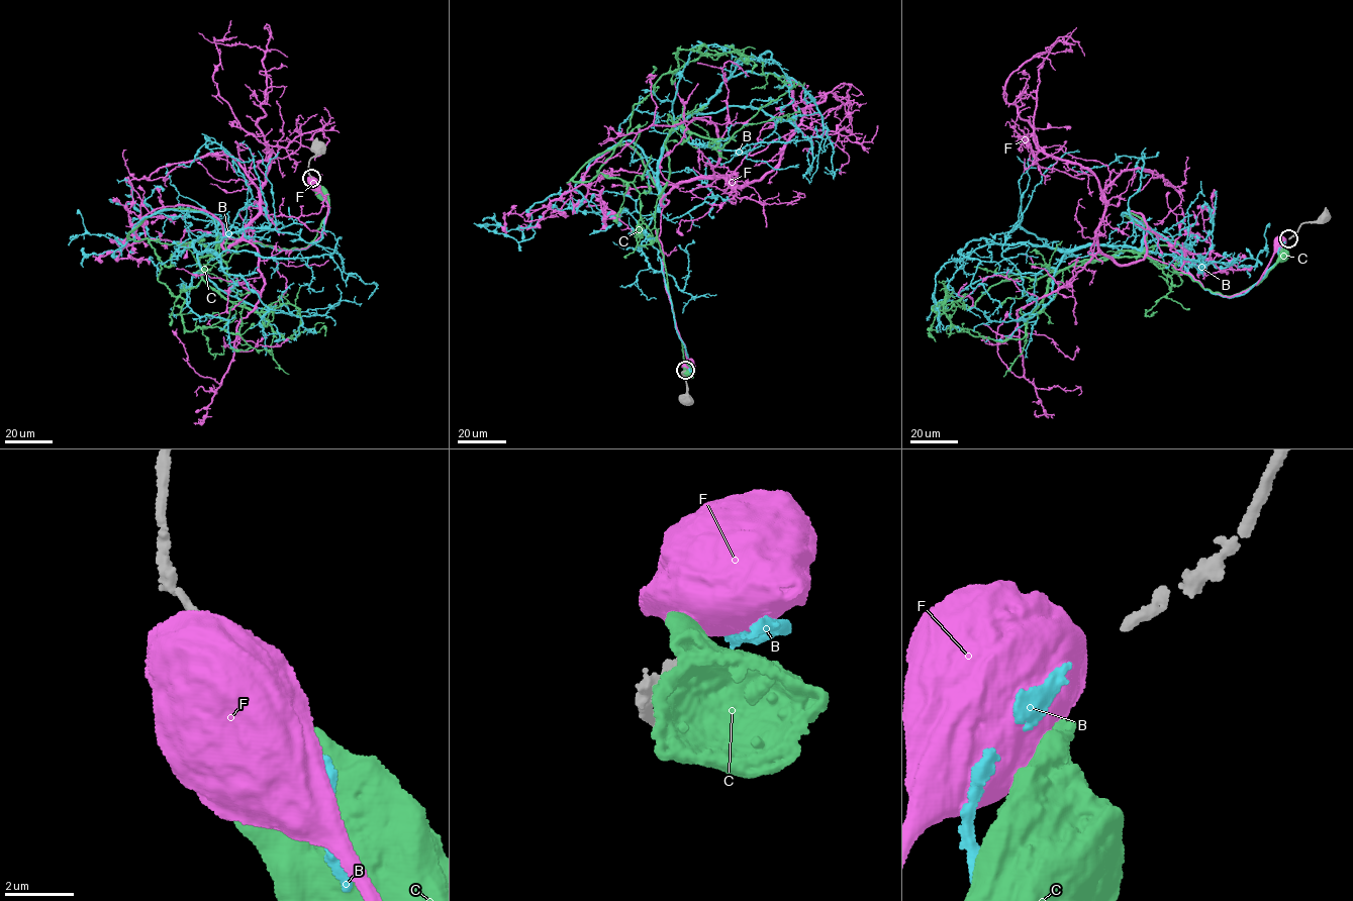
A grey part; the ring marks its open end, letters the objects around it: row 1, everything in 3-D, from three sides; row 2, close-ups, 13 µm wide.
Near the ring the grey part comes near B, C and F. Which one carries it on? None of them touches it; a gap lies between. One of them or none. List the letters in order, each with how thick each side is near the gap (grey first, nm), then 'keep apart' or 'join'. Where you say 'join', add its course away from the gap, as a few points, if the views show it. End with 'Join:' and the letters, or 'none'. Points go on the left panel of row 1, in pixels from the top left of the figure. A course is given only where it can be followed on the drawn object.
B: 280 nm thick on the grey side, 340 nm on the other; join; it runs (314, 180), (329, 210), (304, 249), (191, 241), (326, 254), (345, 280), (375, 284), (368, 299)
C: 280 nm thick on the grey side, 480 nm on the other; keep apart
F: 280 nm thick on the grey side, 800 nm on the other; keep apart
Join: B

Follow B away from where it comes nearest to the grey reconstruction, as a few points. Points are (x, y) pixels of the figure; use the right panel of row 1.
B: (1285, 241), (1229, 298), (1168, 255), (972, 240), (958, 252), (979, 260), (971, 286), (999, 302), (991, 314)

